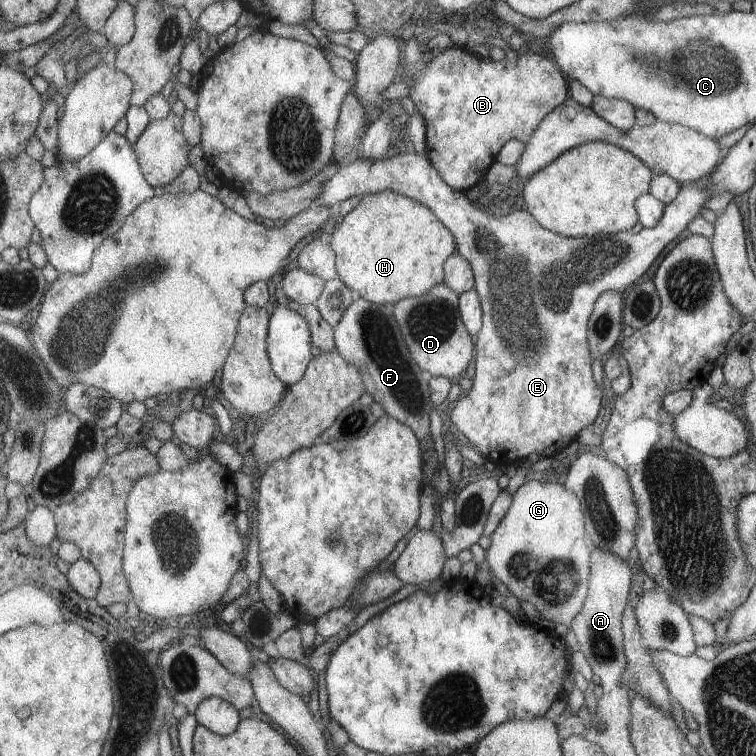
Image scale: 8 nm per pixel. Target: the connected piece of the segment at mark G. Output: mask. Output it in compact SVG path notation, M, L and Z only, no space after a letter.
M537 480L523 481L513 492L505 516L489 535L491 543L482 556L496 586L512 594L519 602L529 602L545 620L564 624L568 628L585 602L590 582L590 554L593 547L586 534L582 507L578 495L573 492L569 494L564 485Z

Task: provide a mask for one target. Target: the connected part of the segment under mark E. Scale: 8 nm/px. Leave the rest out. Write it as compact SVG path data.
M409 150L391 158L365 160L358 157L347 166L335 165L328 179L321 184L319 194L313 203L331 206L351 196L377 194L390 190L415 199L430 207L438 219L455 237L457 254L471 266L473 289L479 297L482 310L482 324L475 336L475 367L471 388L459 396L455 406L445 419L448 427L463 434L481 458L496 465L515 466L535 452L542 458L553 457L571 442L577 432L595 420L601 408L601 390L593 382L589 354L587 354L587 316L593 312L594 302L607 290L625 292L657 258L657 254L677 234L681 234L690 220L695 217L707 196L707 180L711 174L680 186L677 196L664 205L659 222L653 228L642 227L633 234L628 231L603 234L595 237L564 237L539 226L538 219L526 210L513 210L510 214L499 215L483 212L473 206L463 191L451 190L439 178L437 170L430 166L426 156L419 156Z

